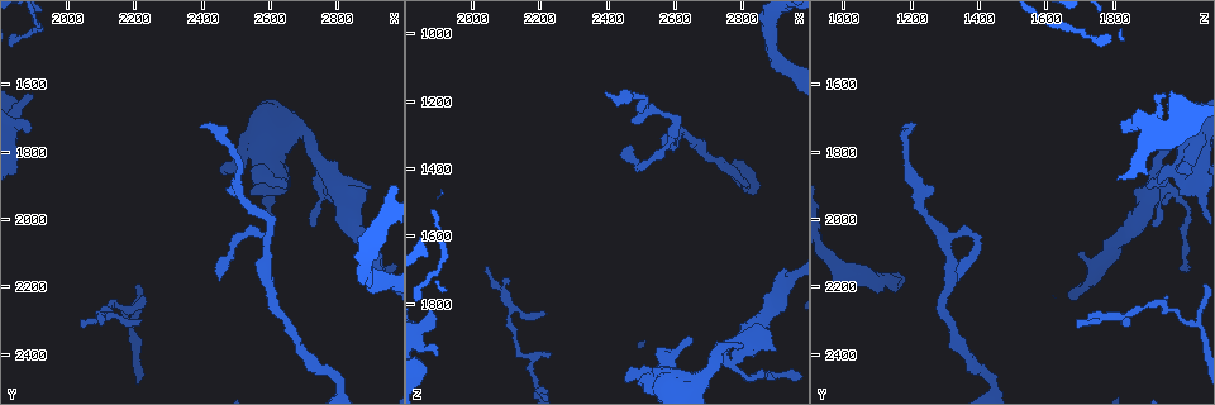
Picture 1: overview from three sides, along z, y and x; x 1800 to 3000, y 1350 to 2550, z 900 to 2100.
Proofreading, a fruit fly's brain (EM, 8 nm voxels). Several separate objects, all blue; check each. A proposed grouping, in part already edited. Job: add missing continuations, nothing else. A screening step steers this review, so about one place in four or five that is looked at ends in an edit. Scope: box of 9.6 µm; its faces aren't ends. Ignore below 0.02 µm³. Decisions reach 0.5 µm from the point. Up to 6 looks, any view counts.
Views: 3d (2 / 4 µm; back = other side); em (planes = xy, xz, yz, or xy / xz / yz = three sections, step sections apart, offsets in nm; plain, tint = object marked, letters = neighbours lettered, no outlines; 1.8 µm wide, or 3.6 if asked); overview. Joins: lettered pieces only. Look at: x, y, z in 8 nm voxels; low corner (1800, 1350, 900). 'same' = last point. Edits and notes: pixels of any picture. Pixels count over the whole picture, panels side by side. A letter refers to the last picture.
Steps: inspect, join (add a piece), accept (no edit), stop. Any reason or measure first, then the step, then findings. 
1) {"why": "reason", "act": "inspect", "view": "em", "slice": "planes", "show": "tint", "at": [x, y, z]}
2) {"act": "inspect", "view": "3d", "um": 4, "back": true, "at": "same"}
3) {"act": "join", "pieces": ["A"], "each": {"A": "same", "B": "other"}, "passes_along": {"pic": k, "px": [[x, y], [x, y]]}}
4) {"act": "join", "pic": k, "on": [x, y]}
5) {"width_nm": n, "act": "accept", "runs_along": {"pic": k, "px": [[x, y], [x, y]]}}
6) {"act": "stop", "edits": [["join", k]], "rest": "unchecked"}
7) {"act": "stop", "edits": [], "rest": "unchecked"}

{"why": "an open end", "act": "inspect", "view": "3d", "um": 4, "at": [2650, 1900, 1900]}

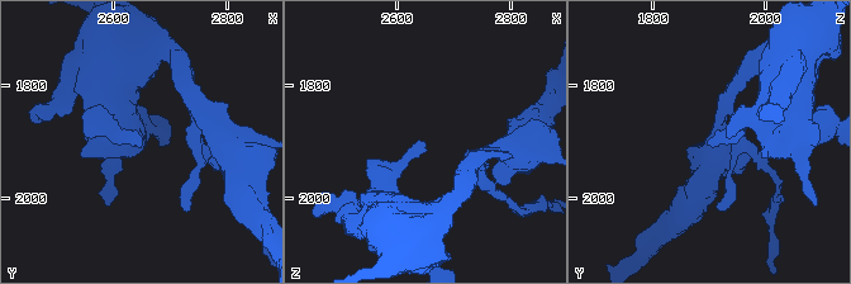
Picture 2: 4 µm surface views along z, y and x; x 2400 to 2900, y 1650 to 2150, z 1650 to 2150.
{"act": "inspect", "view": "em", "slice": "planes", "show": "letters", "at": [2650, 1910, 1905]}

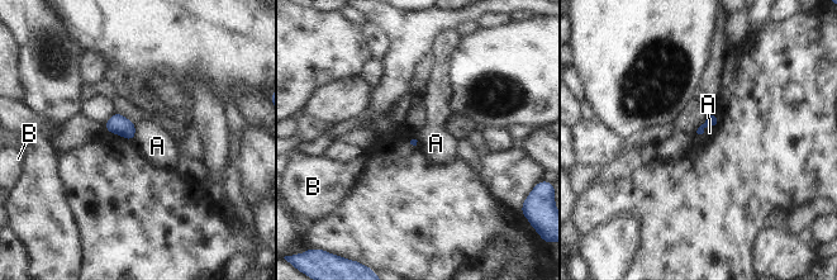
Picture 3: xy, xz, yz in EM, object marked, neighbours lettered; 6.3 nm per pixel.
{"act": "accept", "each": {"A": "other", "B": "other"}, "border": {"pic": 3, "px": [[716, 127], [697, 133]]}, "found": "no lettered piece goes on from it"}

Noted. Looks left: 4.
{"why": "free end", "act": "inspect", "view": "em", "slice": "planes", "show": "letters", "at": [1880, 1750, 1820]}

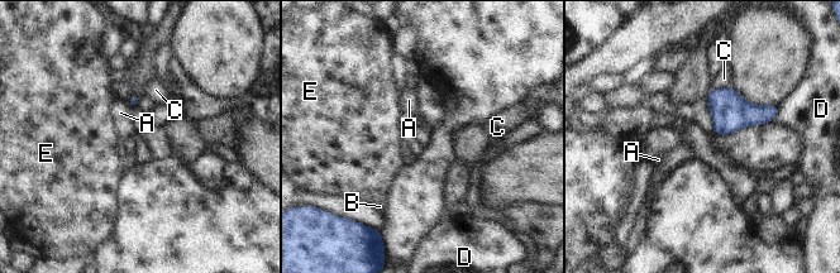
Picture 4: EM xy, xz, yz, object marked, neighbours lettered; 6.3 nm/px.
{"act": "accept", "each": {"A": "other", "B": "other", "C": "other", "D": "other", "E": "other"}, "border": {"pic": 4, "px": [[125, 101], [130, 109]]}, "found": "none of them fits"}

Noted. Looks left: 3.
{"why": "branch stops here", "act": "inspect", "view": "3d", "um": 2, "at": [2450, 2190, 1340]}

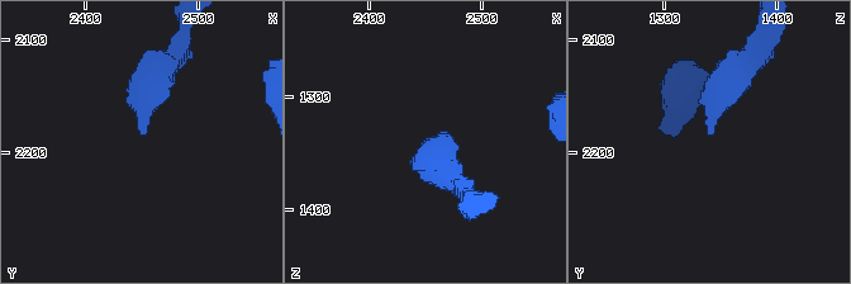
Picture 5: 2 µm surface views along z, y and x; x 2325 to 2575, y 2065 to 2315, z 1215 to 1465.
{"act": "inspect", "view": "em", "slice": "planes", "show": "letters", "at": [2452, 2182, 1342]}

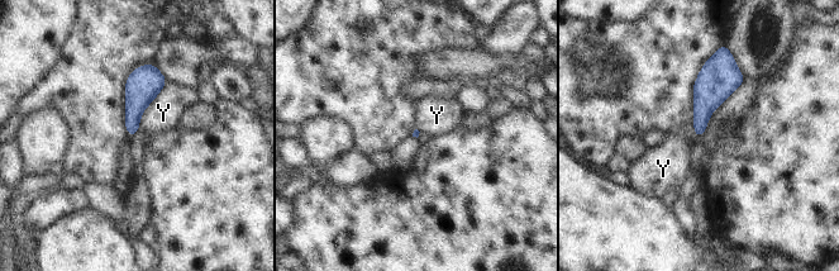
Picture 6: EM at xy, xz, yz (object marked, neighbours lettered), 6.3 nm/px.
{"act": "accept", "each": {"Y": "other"}, "border": {"pic": 6, "px": [[165, 85], [143, 112], [138, 126]]}, "found": "none of them fits"}

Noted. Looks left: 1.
{"act": "stop", "edits": [], "rest": "unchecked"}

